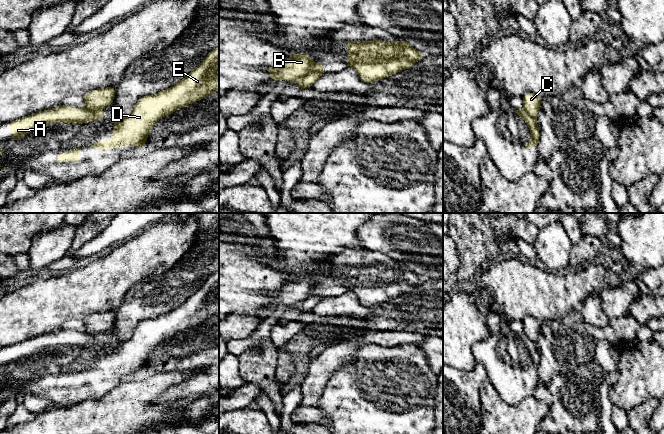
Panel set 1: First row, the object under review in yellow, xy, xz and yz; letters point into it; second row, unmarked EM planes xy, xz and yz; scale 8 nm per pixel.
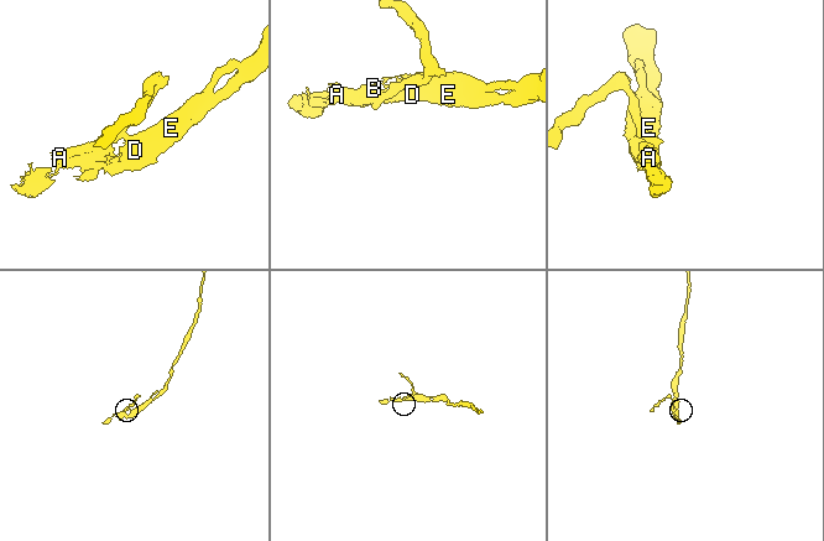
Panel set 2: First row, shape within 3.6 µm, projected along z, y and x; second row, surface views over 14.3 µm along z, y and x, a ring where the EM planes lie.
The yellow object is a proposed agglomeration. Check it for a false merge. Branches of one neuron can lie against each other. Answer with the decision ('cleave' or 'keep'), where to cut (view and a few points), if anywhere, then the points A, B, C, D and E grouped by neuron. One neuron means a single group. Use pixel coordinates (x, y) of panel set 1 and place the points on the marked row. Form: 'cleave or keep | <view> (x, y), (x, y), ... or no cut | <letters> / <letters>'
cleave | xz (322, 73), (309, 72), (299, 79) | A B D E / C

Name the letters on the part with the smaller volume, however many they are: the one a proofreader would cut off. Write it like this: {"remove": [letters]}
{"remove": ["C"]}

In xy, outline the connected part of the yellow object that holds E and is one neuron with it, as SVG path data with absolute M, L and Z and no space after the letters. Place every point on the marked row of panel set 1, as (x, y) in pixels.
M219 45L176 85L141 97L128 116L113 122L111 139L96 140L85 146L107 151L135 144L139 149L147 143L150 131L160 118L215 92L219 92Z

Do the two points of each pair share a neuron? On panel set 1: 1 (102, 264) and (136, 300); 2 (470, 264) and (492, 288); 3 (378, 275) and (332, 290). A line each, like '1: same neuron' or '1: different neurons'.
1: different neurons
2: different neurons
3: same neuron

